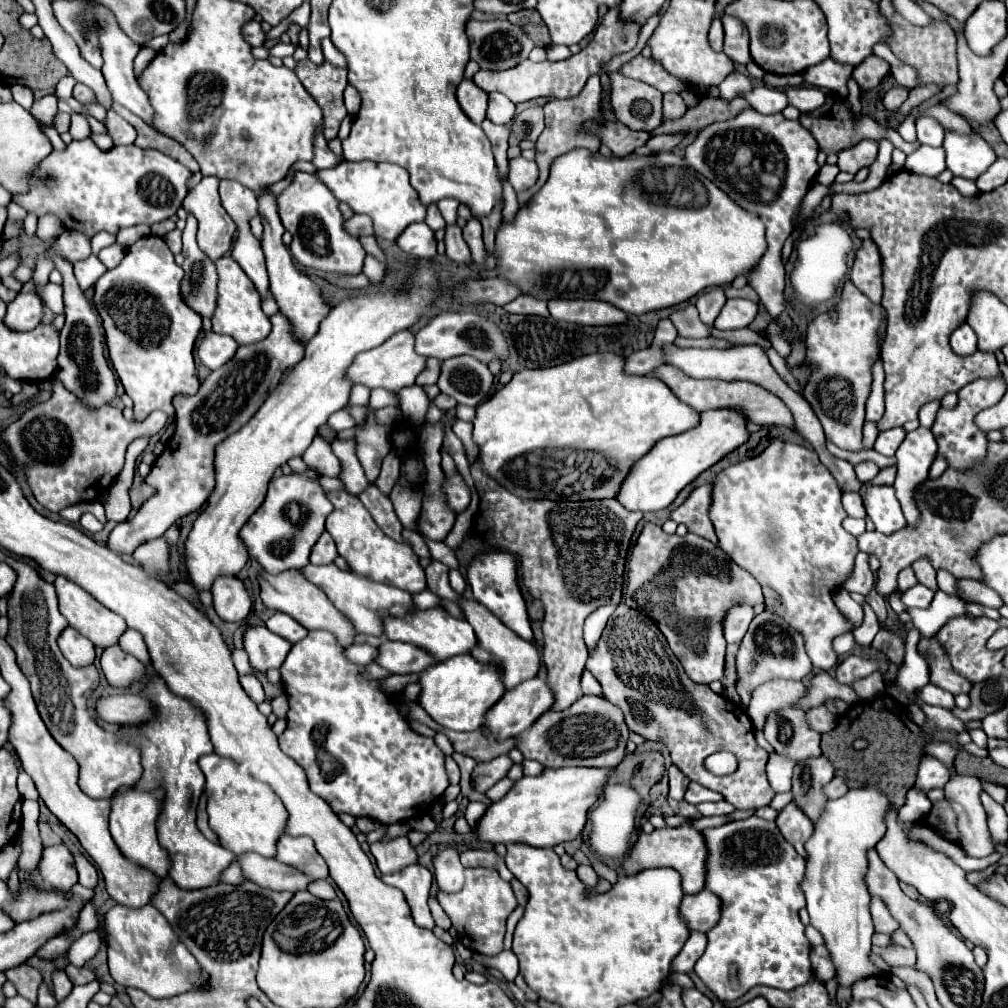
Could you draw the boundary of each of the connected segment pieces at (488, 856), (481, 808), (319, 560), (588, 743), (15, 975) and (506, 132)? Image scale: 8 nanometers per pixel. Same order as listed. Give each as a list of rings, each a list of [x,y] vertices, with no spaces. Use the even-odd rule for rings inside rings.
[[[468,849],[468,851],[464,851],[462,855],[460,855],[460,861],[462,861],[462,865],[464,867],[496,867],[498,869],[498,873],[500,873],[500,877],[504,879],[504,881],[510,881],[514,875],[508,871],[508,867],[506,867],[506,863],[504,863],[504,859],[502,857],[498,857],[492,849]]]
[[[468,803],[464,817],[466,817],[466,821],[468,821],[468,825],[472,829],[476,829],[476,825],[478,825],[480,817],[484,815],[484,811],[486,811],[486,805],[484,803]]]
[[[324,531],[324,533],[320,535],[320,539],[316,541],[316,545],[312,547],[310,563],[314,563],[314,565],[328,565],[328,563],[332,563],[336,557],[338,557],[338,551],[336,551],[334,539],[330,537],[328,531]]]
[[[580,697],[572,707],[546,711],[530,729],[516,735],[516,749],[524,759],[536,759],[544,767],[608,767],[614,769],[628,743],[628,725],[622,711],[604,697]]]
[[[22,963],[18,967],[12,967],[8,971],[4,971],[8,981],[12,981],[18,989],[18,995],[30,999],[32,1003],[36,1003],[36,991],[38,991],[38,985],[42,981],[42,975],[38,969]]]
[[[490,119],[482,123],[482,131],[492,143],[492,151],[506,151],[508,149],[508,137],[510,137],[510,127],[508,125],[496,125]]]

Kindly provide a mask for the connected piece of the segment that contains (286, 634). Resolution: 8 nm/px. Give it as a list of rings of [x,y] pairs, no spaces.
[[[276,611],[276,613],[266,621],[266,627],[268,627],[272,633],[276,633],[276,635],[280,635],[280,637],[292,641],[292,643],[298,643],[300,639],[304,639],[304,637],[308,635],[308,631],[306,631],[298,621],[294,621],[290,615],[280,613],[280,611]]]

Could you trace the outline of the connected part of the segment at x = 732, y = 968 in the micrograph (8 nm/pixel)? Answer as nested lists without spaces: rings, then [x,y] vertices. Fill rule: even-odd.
[[[748,817],[744,821],[732,821],[716,829],[704,829],[708,841],[708,885],[722,899],[722,917],[718,925],[708,931],[708,947],[696,961],[696,975],[702,983],[724,1003],[738,1001],[748,989],[766,985],[782,991],[792,991],[800,985],[812,983],[818,977],[810,965],[810,941],[804,933],[804,925],[798,911],[804,907],[804,895],[800,893],[800,877],[804,877],[804,859],[782,837],[774,821]]]

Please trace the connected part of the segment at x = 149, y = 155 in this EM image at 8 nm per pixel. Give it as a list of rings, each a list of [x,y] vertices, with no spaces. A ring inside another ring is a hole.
[[[80,139],[66,145],[62,151],[52,149],[52,153],[34,169],[26,195],[14,195],[12,199],[36,217],[52,213],[66,229],[80,231],[92,239],[98,231],[116,235],[120,229],[138,223],[150,227],[154,223],[166,221],[182,207],[190,177],[190,169],[160,151],[140,149],[136,145],[102,151],[92,139]],[[156,177],[156,191],[148,187],[140,193],[140,185],[144,187],[144,183],[150,183]]]

